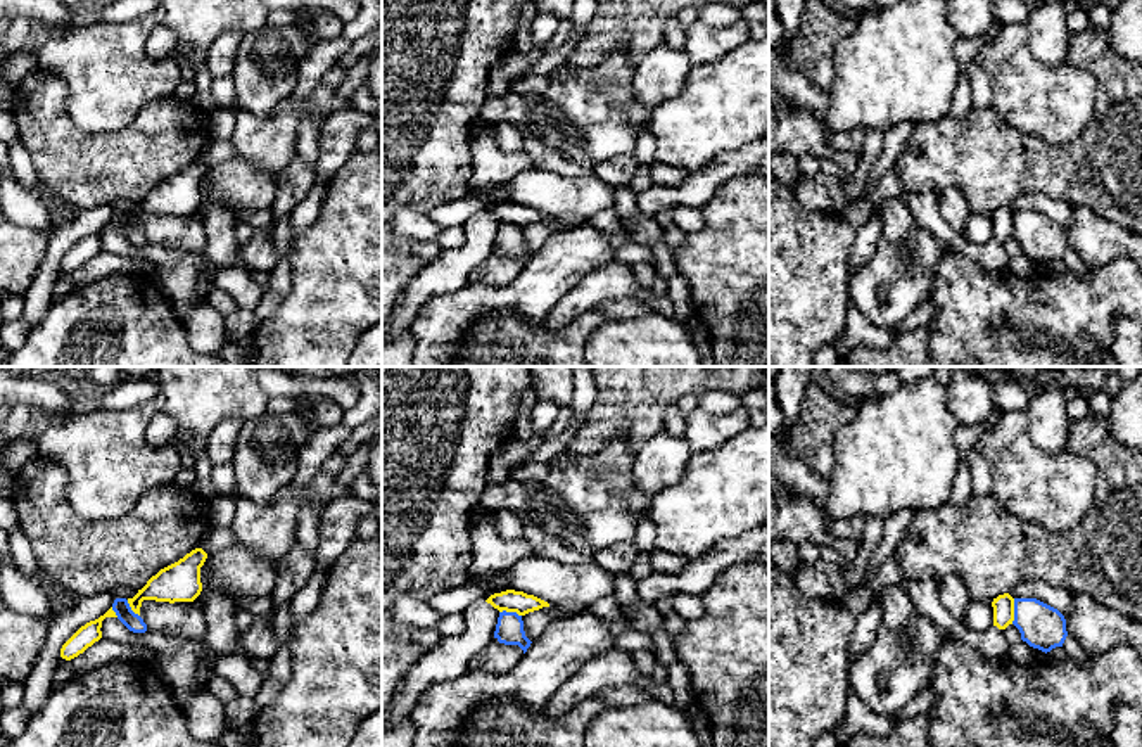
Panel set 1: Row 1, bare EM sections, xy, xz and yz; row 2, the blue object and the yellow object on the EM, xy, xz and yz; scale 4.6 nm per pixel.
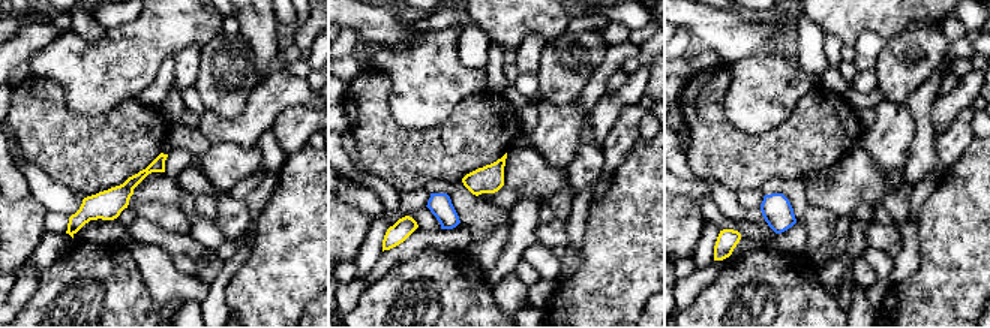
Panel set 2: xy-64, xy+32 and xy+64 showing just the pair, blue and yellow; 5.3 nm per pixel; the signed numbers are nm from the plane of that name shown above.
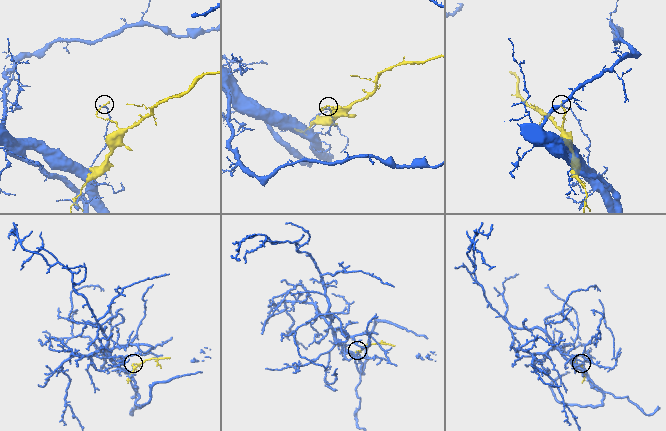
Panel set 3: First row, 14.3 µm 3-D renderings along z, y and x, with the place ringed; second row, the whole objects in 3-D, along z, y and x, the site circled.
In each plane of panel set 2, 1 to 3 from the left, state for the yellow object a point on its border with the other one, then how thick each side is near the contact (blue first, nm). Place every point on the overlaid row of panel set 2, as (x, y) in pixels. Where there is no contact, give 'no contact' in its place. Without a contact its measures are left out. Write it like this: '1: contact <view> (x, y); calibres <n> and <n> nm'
1: no contact
2: no contact
3: no contact

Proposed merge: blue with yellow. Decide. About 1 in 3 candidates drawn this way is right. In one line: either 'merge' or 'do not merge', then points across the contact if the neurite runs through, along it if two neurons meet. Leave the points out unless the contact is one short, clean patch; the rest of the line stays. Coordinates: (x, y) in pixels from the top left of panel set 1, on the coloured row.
do not merge; border along yz (1015, 599), (1015, 619), (1011, 623)

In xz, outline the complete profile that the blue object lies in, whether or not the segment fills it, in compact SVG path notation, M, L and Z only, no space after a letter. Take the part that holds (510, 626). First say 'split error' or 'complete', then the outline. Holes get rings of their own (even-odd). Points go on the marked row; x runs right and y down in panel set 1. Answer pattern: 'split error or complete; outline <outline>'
complete; outline M506 610L499 612L494 638L504 645L518 645L523 654L532 643L525 636L522 616Z

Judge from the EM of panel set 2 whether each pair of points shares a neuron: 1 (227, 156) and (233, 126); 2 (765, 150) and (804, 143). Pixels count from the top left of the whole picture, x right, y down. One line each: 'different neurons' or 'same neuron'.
1: different neurons
2: same neuron

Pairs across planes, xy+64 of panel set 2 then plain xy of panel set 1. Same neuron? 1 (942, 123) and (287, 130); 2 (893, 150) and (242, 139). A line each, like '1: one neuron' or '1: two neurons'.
1: two neurons
2: one neuron

